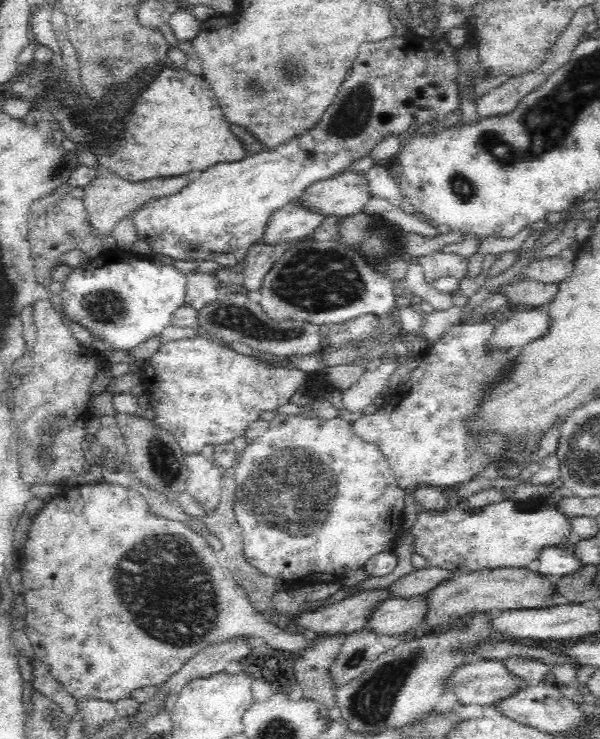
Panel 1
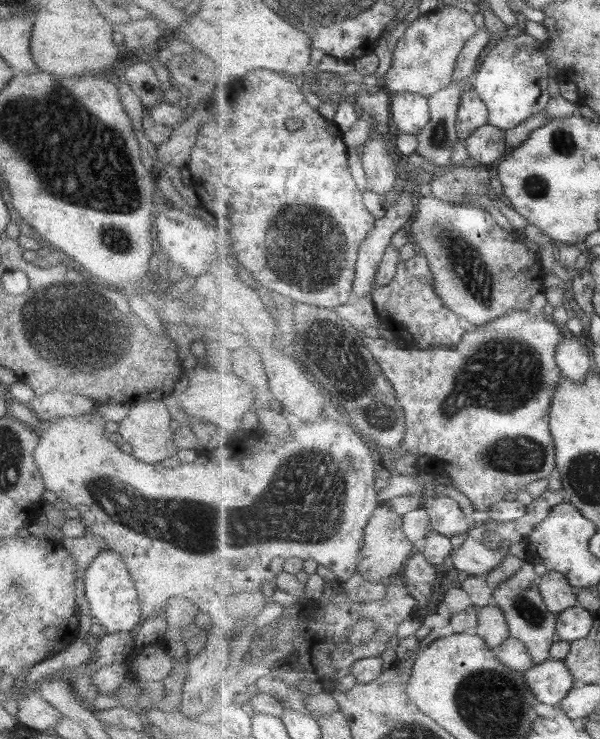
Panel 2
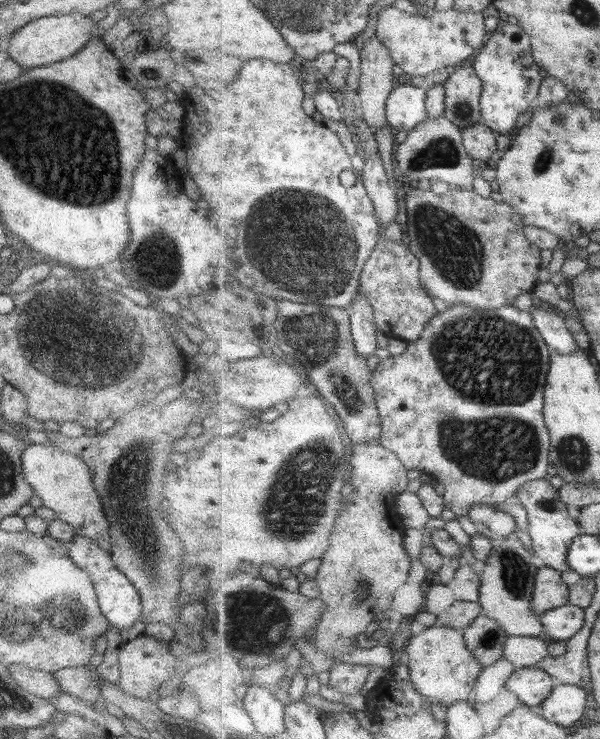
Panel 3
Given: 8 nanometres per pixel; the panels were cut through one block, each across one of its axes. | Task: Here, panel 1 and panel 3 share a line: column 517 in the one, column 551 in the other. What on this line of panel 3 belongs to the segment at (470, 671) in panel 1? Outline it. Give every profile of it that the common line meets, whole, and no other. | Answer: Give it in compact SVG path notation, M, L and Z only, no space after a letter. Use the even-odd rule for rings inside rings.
M522 667L511 675L507 688L522 703L537 710L551 696L556 685L555 679L549 673L537 667Z

